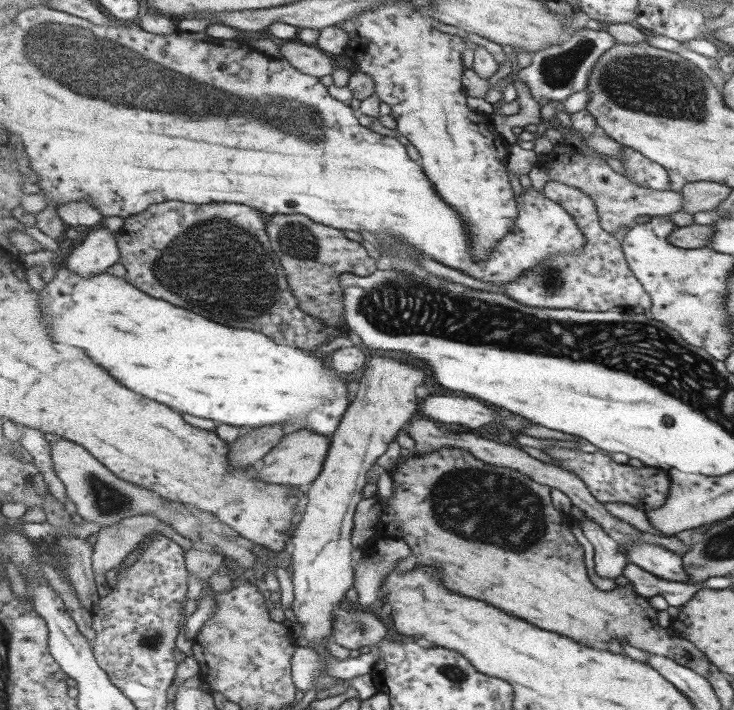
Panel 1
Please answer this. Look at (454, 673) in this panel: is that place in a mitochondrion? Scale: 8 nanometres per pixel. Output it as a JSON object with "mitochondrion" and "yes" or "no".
{"mitochondrion":"yes"}

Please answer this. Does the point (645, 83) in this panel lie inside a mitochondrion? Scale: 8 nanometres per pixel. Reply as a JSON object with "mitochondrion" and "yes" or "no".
{"mitochondrion":"yes"}

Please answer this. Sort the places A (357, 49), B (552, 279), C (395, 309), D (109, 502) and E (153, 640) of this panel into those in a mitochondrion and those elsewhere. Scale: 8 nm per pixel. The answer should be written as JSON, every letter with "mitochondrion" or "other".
{"A":"other","B":"mitochondrion","C":"mitochondrion","D":"mitochondrion","E":"mitochondrion"}

